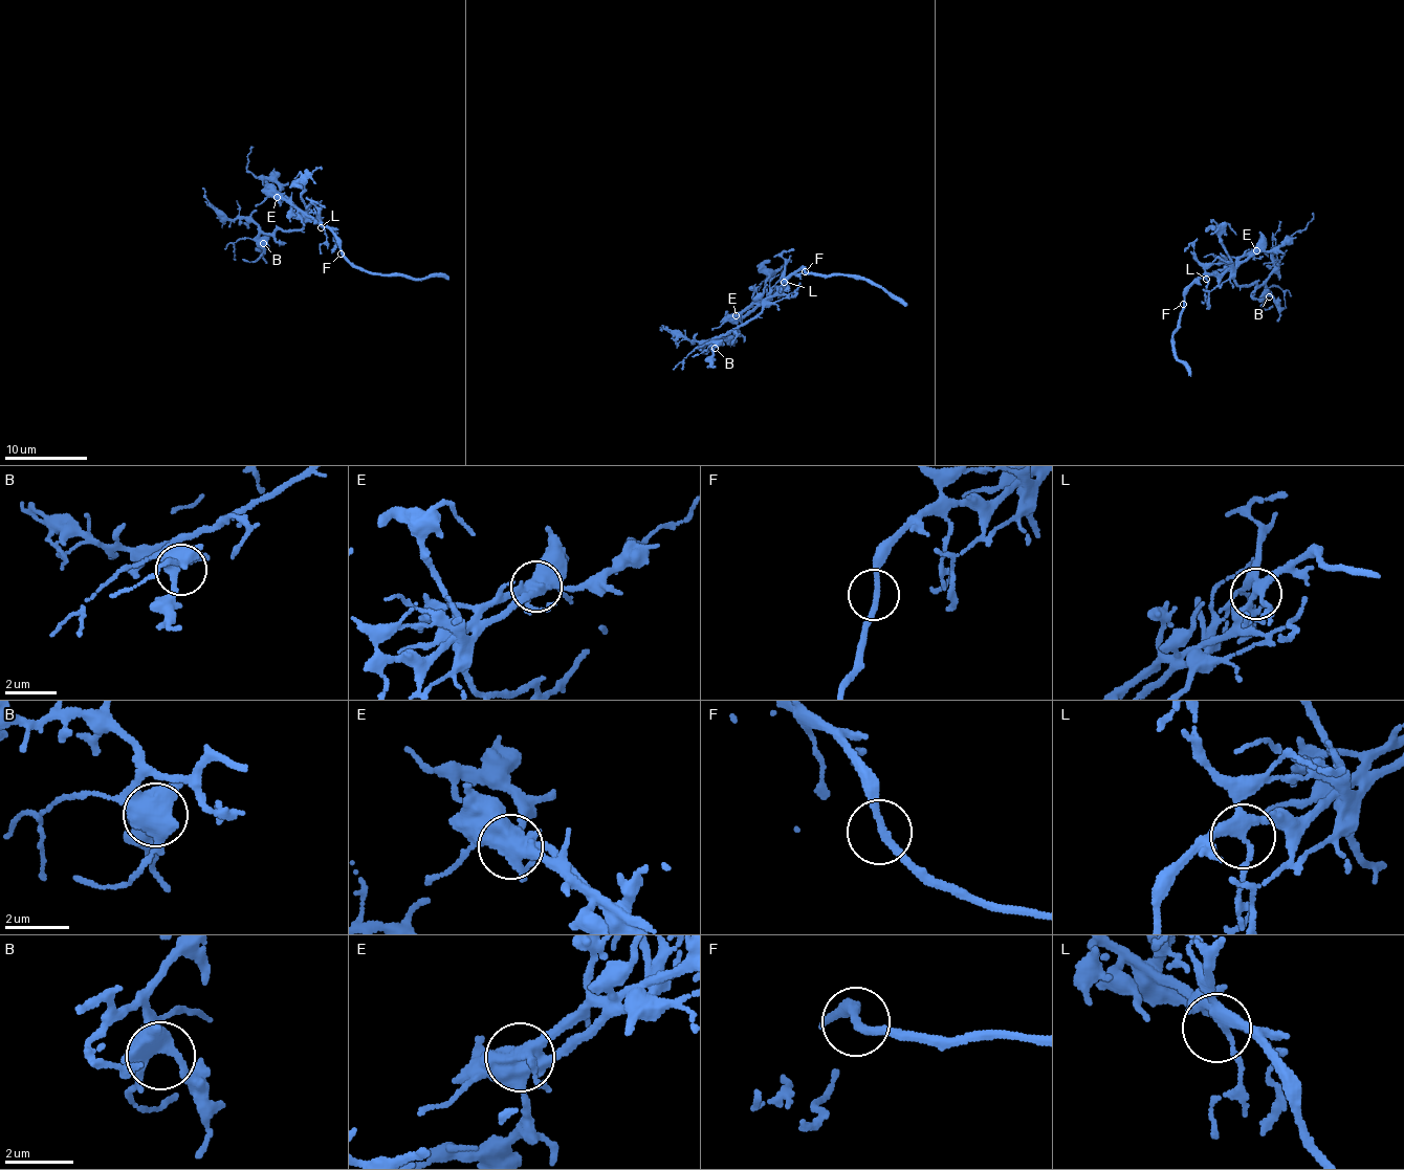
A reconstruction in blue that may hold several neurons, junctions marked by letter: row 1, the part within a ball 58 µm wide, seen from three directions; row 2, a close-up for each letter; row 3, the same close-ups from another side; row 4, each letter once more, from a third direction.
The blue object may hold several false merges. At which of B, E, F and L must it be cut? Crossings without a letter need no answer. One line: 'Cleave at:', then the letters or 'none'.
Cleave at: E

